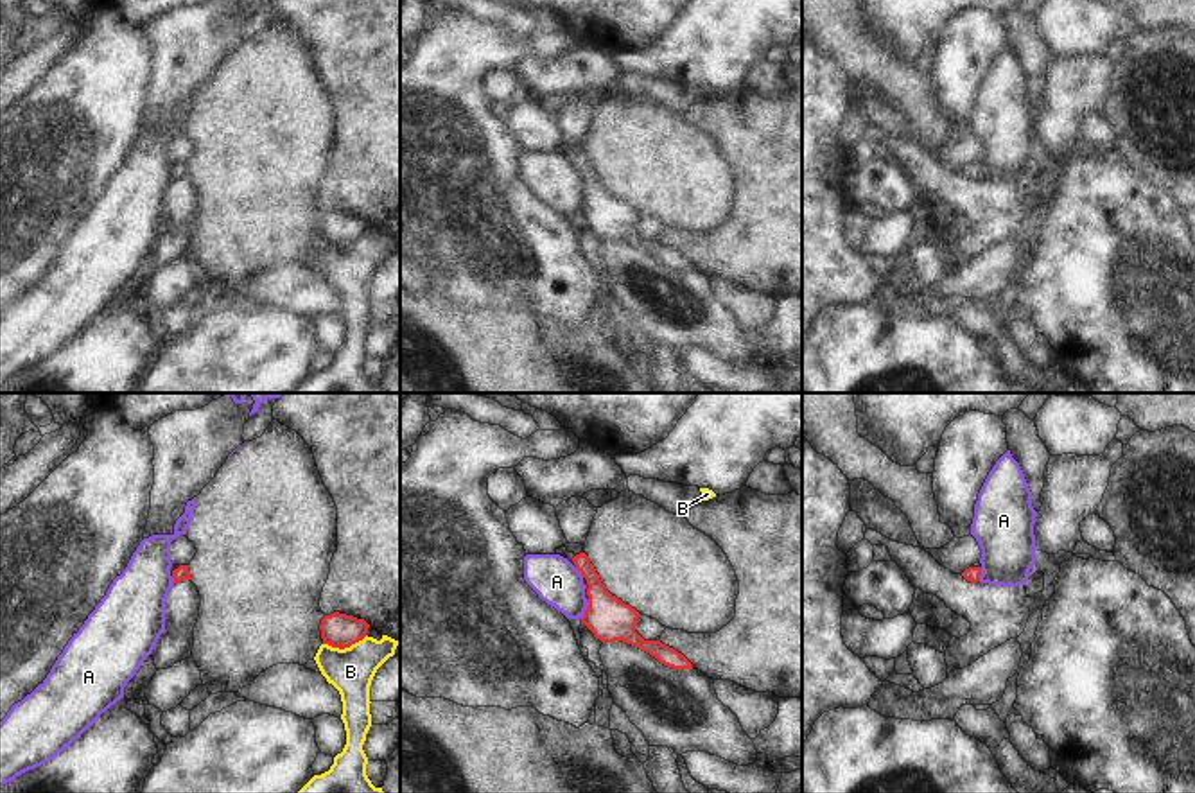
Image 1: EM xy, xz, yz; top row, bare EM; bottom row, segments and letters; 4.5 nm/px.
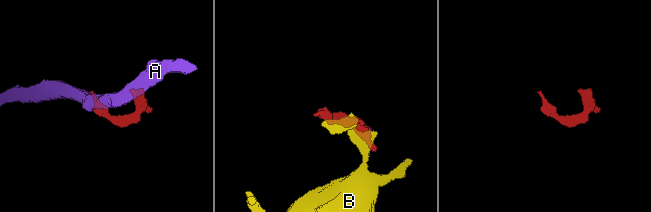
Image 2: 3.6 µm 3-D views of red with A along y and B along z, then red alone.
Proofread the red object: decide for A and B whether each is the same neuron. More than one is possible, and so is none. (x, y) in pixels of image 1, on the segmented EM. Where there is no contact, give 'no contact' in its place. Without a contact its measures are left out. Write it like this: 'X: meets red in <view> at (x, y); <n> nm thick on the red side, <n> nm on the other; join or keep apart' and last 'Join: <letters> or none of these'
A: meets red in xz at (587, 609); 200 nm thick on the red side, 200 nm on the other; keep apart
B: meets red in xy at (345, 646); 160 nm thick on the red side, 200 nm on the other; keep apart
Join: none of these

